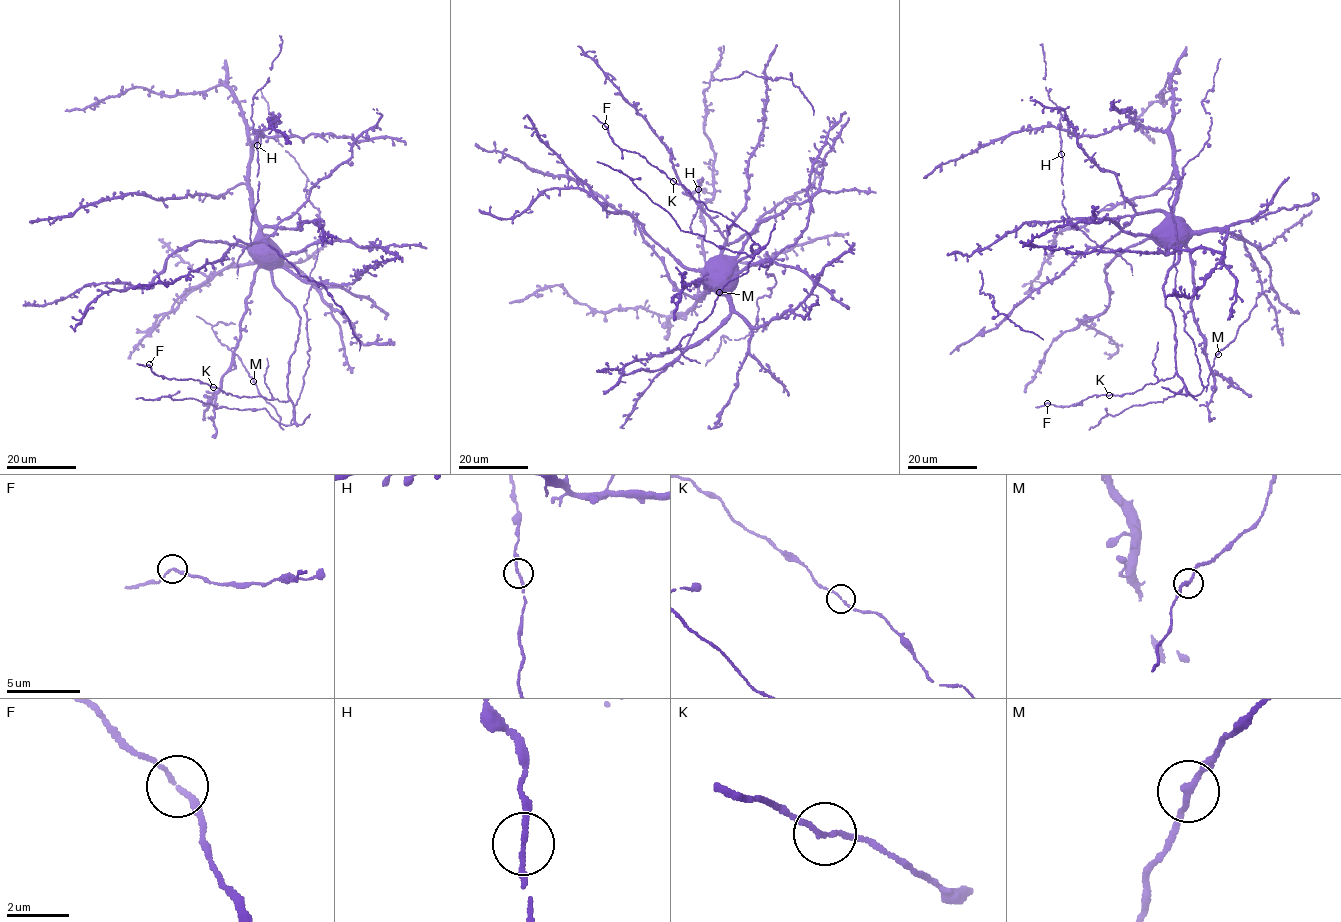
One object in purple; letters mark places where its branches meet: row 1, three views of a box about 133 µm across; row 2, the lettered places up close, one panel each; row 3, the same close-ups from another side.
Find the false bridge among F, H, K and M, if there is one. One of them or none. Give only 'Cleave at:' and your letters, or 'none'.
Cleave at: none

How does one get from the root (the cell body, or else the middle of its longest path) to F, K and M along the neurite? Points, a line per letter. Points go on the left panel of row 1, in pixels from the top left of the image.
F: (261, 246), (273, 285), (300, 318), (290, 359), (289, 400), (238, 397), (196, 379), (162, 377), (149, 364)
K: (261, 246), (273, 285), (300, 318), (290, 359), (289, 400), (238, 397), (212, 387)
M: (261, 246), (273, 285), (300, 318), (287, 384), (293, 423), (280, 422), (253, 381)

